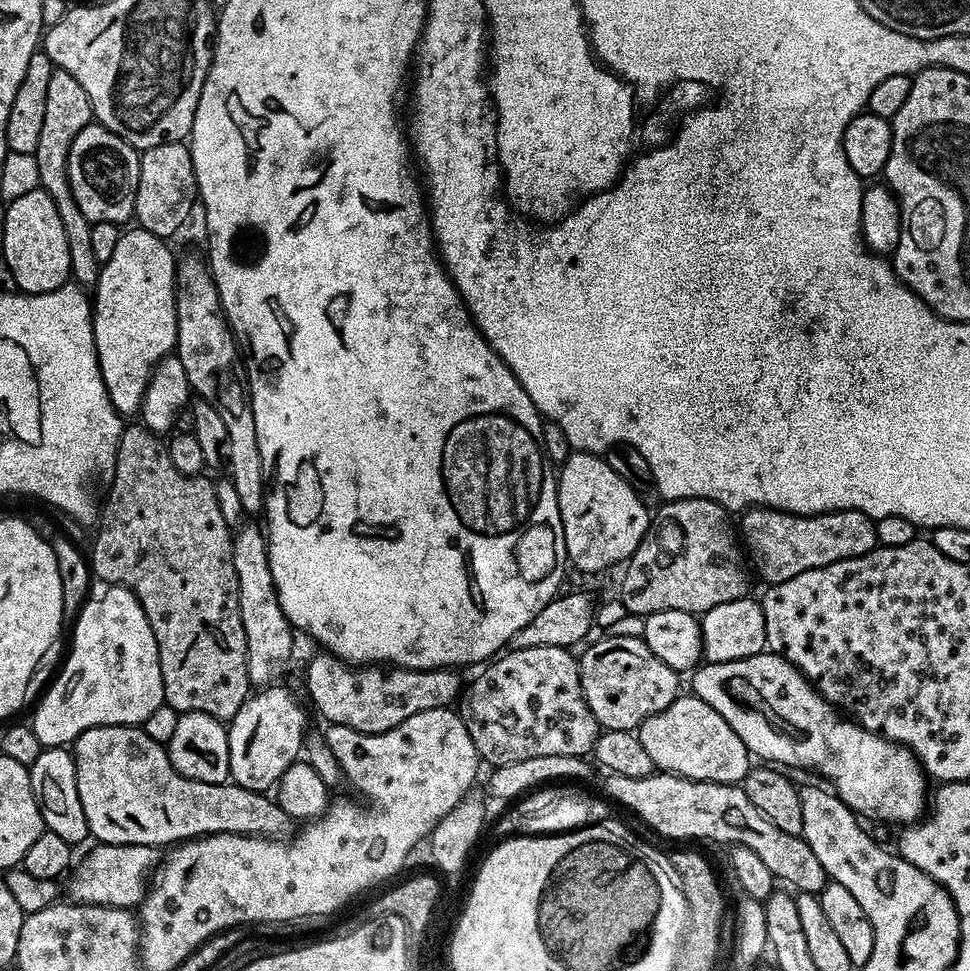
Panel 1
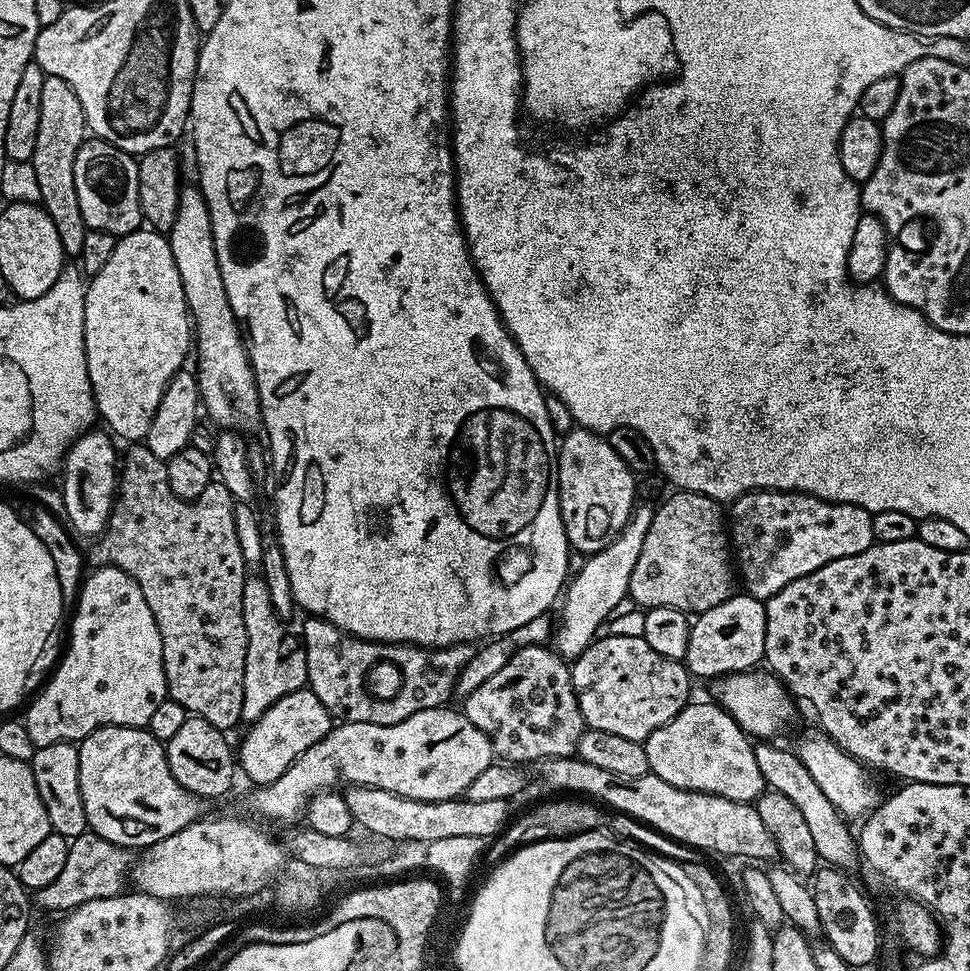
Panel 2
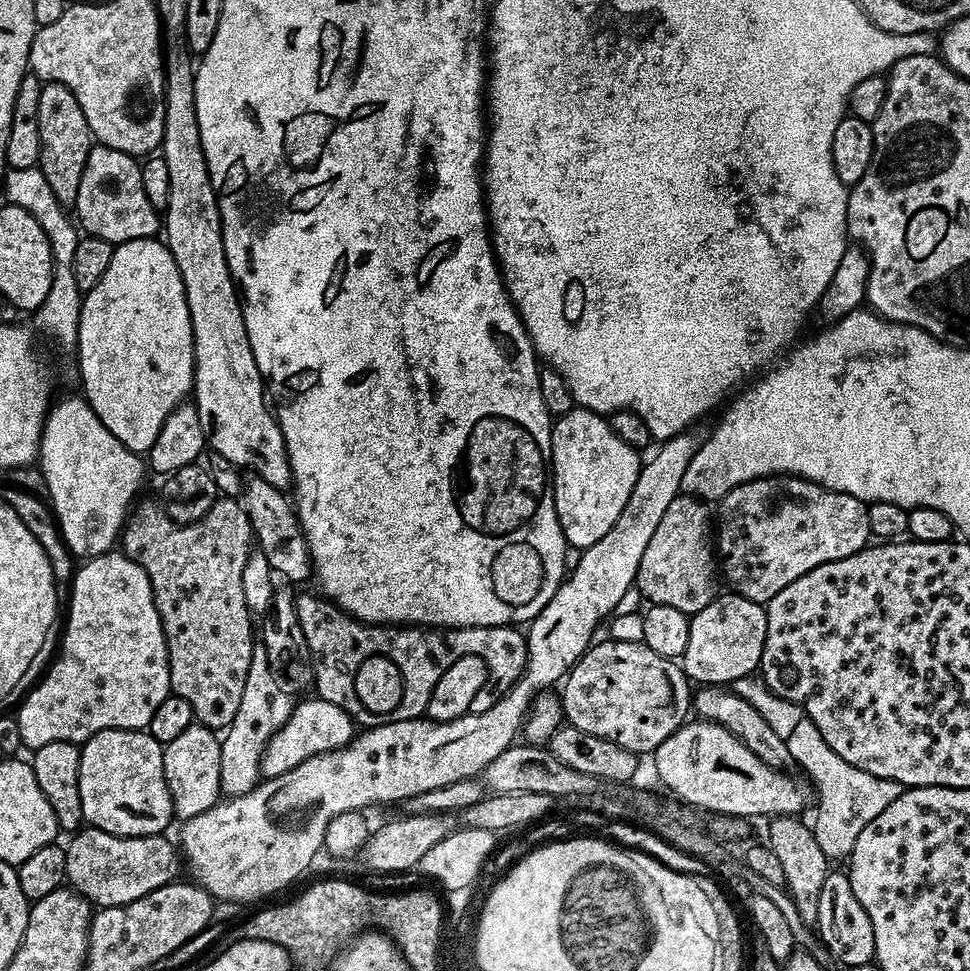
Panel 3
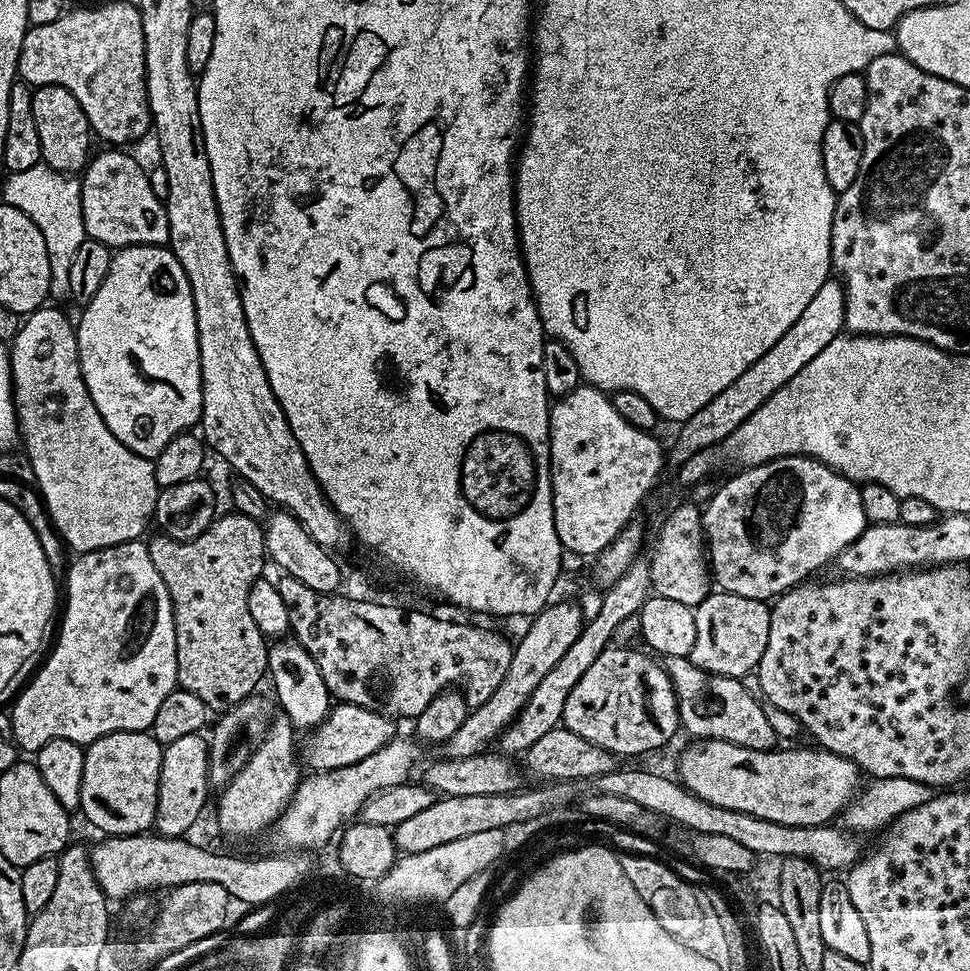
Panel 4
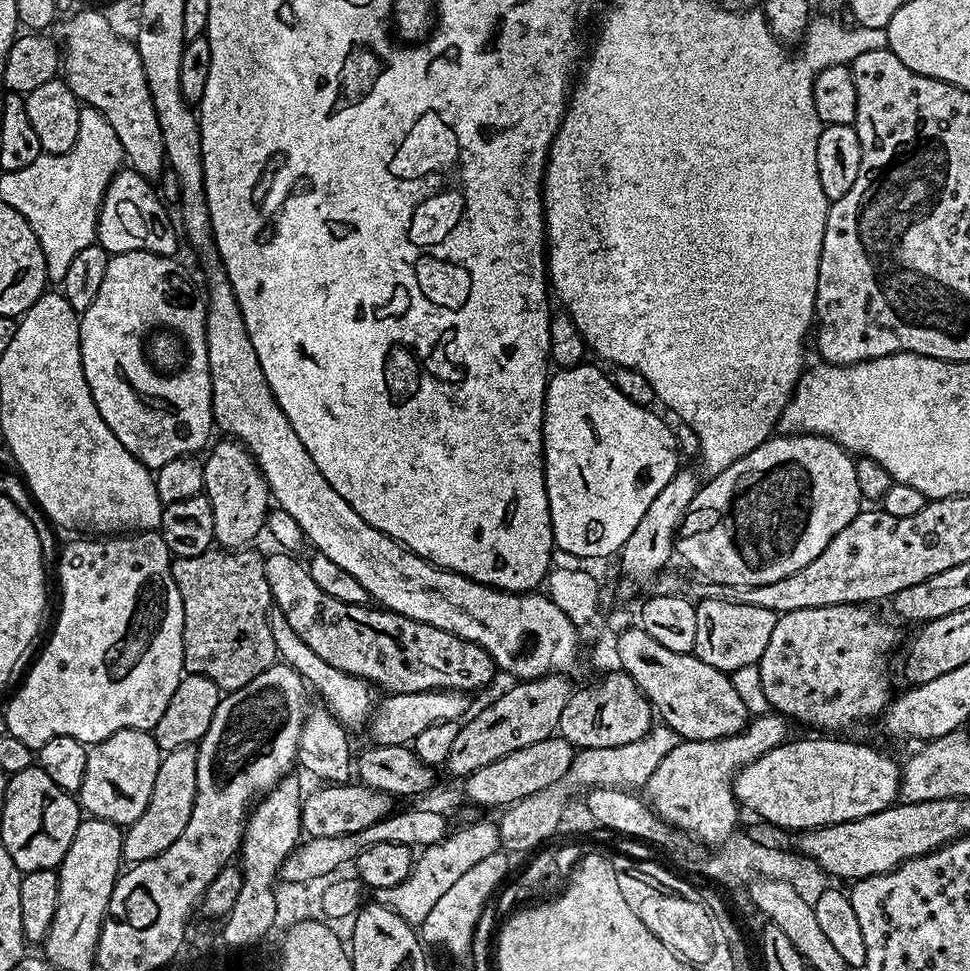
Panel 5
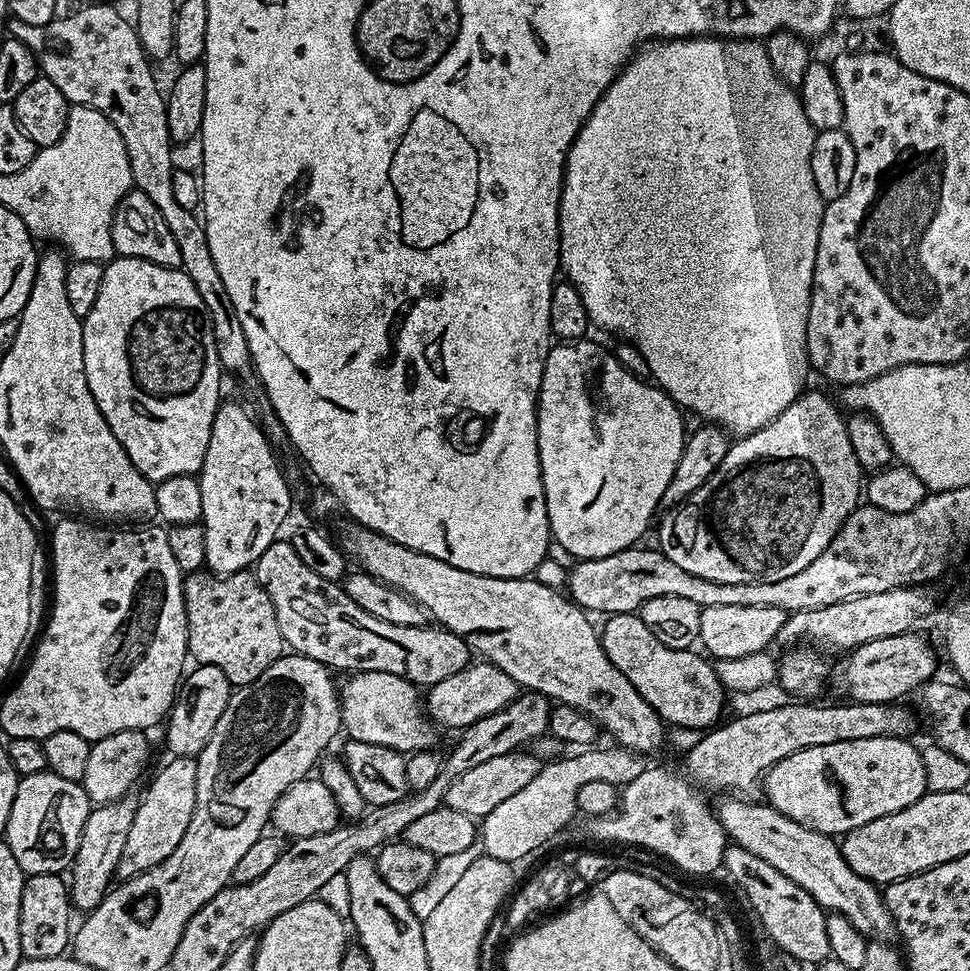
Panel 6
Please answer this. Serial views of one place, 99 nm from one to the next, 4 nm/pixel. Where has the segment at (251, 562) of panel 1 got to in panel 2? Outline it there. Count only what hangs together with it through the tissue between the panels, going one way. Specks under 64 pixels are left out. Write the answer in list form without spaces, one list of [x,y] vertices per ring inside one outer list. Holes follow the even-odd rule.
[[[252,574],[245,579],[242,590],[242,618],[246,618],[246,662],[244,663],[244,689],[242,690],[241,721],[262,718],[278,698],[296,692],[308,683],[308,667],[302,654],[288,656],[297,651],[298,640],[283,628],[281,617],[271,605],[270,592],[264,577]]]

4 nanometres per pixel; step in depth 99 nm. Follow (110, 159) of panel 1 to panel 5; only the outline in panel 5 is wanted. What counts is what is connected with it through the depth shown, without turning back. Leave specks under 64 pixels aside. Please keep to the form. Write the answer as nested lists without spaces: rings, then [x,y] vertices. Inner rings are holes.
[[[125,167],[106,186],[96,223],[96,238],[109,254],[117,252],[153,252],[159,256],[175,257],[178,232],[168,225],[168,212],[159,191],[142,174]]]

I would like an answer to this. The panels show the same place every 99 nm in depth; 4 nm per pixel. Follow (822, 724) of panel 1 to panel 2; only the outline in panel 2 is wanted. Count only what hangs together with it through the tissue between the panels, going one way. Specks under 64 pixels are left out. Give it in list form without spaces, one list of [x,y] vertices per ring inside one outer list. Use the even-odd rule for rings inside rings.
[[[760,671],[732,672],[729,676],[715,677],[711,681],[711,699],[726,709],[749,737],[776,738],[779,732],[787,730],[788,723],[795,718],[797,705],[794,703],[792,693],[784,687],[782,681],[773,676],[771,671]]]

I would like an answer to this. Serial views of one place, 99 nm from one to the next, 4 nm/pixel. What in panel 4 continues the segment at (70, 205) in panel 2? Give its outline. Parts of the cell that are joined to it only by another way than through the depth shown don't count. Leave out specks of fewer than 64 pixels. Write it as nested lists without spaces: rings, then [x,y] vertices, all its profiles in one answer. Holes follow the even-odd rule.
[[[57,84],[36,88],[32,97],[34,98],[34,122],[38,125],[38,142],[42,142],[41,161],[51,166],[55,172],[83,173],[90,159],[90,153],[93,151],[94,133],[78,98],[74,98],[70,90]]]

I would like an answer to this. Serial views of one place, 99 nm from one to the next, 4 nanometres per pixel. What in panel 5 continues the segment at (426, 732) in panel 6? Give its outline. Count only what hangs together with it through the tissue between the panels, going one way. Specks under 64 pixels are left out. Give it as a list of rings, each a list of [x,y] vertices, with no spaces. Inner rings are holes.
[[[279,610],[273,611],[269,615],[268,621],[270,622],[270,634],[274,634],[277,657],[283,663],[290,665],[304,679],[309,689],[314,692],[316,690],[317,694],[324,699],[321,700],[323,707],[327,708],[341,724],[345,726],[363,725],[374,707],[373,689],[368,681],[361,680],[359,676],[346,674],[334,666],[322,662],[322,658],[318,658],[318,654],[314,654],[314,650],[310,650],[310,646],[306,646],[306,642],[302,642],[302,638],[298,638],[298,634],[294,634],[290,622]]]

